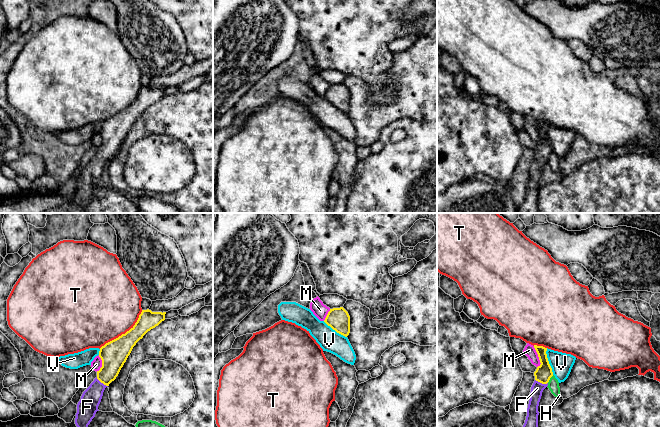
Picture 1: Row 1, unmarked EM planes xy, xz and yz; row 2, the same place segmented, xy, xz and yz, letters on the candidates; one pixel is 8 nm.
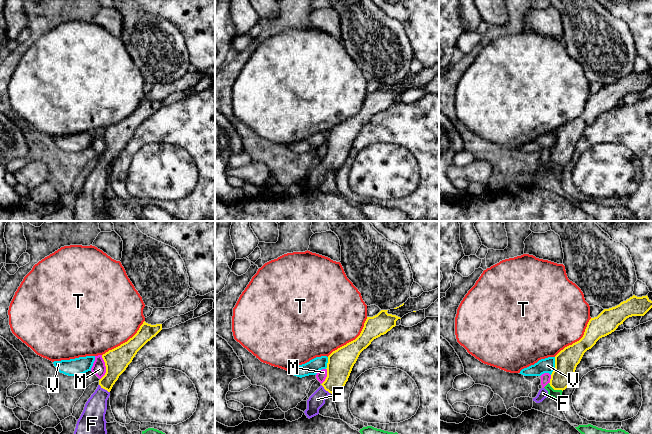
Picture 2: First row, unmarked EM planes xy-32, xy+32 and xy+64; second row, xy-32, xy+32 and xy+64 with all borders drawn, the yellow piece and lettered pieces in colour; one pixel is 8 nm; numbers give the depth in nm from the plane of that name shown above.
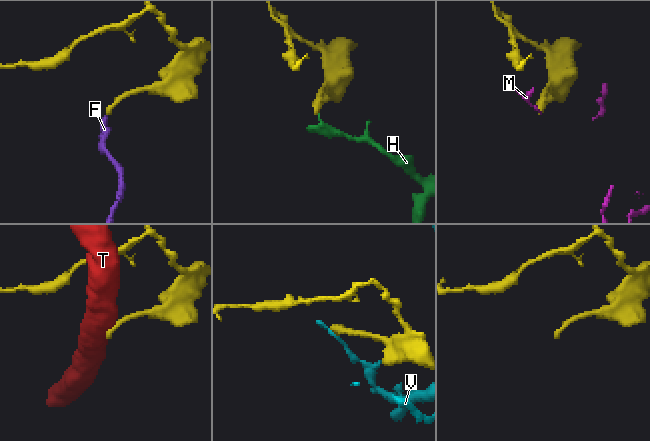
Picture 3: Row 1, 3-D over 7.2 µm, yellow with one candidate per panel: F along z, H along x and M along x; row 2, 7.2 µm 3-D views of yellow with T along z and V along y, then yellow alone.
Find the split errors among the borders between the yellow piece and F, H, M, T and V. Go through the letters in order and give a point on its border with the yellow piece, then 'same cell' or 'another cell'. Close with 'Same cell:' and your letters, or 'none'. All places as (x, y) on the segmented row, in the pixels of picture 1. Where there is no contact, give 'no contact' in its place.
F: contact yz (541, 382); same cell
H: contact yz (549, 379); another cell
M: contact yz (538, 356); another cell
T: contact xy (123, 334); another cell
V: contact yz (548, 361); another cell
Same cell: F

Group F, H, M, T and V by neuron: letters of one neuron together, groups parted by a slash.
F / H M / T / V

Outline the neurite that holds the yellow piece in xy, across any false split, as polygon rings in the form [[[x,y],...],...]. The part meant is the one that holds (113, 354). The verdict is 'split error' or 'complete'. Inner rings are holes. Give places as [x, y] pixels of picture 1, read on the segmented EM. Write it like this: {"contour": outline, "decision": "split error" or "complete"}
{"contour": [[[142,310],[135,325],[118,338],[106,343],[100,348],[99,357],[102,367],[97,371],[97,377],[83,392],[77,404],[75,424],[77,427],[88,427],[98,410],[103,392],[116,379],[121,368],[130,355],[136,343],[151,329],[165,320],[166,312]]], "decision": "split error"}

